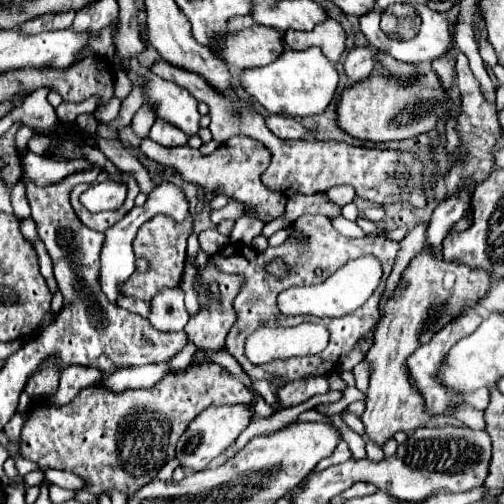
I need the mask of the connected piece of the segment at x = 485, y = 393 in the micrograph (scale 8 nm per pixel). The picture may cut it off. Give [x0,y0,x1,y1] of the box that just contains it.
[465,389,489,411]

